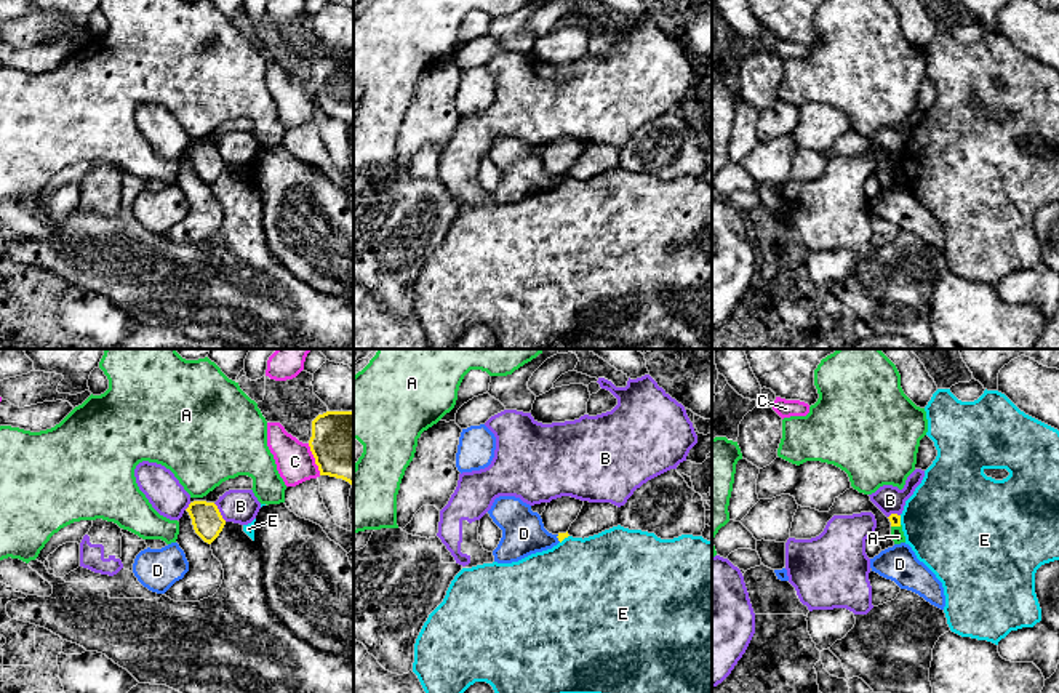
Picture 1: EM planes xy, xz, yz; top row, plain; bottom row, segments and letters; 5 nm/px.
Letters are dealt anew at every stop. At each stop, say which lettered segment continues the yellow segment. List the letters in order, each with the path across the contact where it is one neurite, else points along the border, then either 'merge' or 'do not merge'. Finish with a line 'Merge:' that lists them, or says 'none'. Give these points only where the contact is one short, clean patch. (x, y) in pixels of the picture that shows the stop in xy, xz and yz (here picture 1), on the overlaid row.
A: border along yz (901, 525), (891, 527); do not merge
B: do not merge
C: do not merge
D: border along xz (557, 535), (560, 541); do not merge
E: do not merge
Merge: none

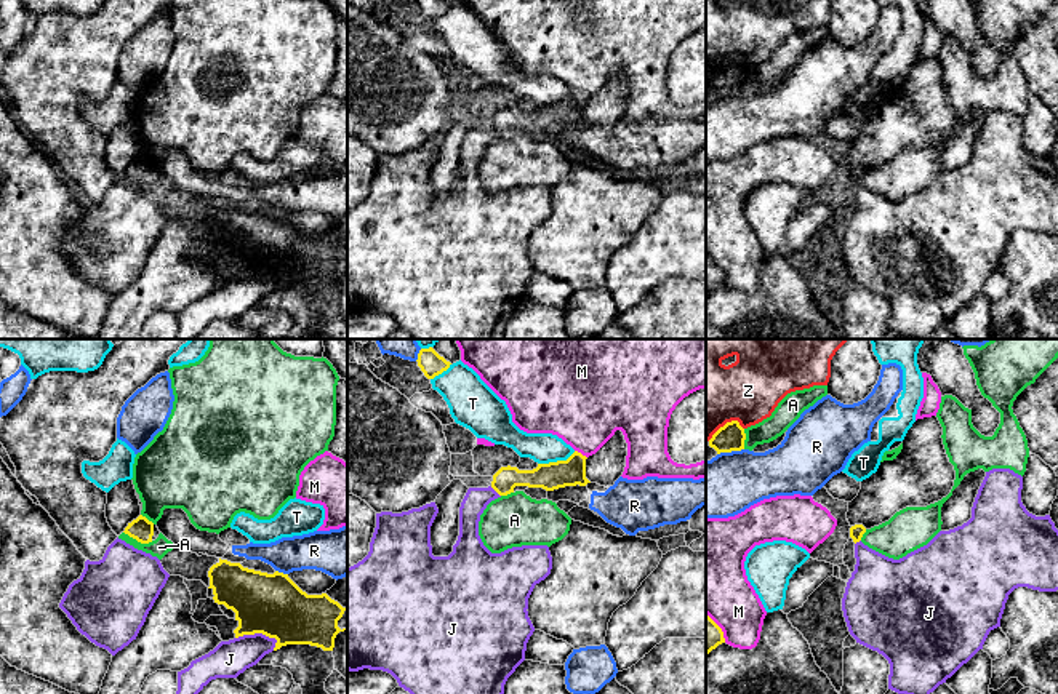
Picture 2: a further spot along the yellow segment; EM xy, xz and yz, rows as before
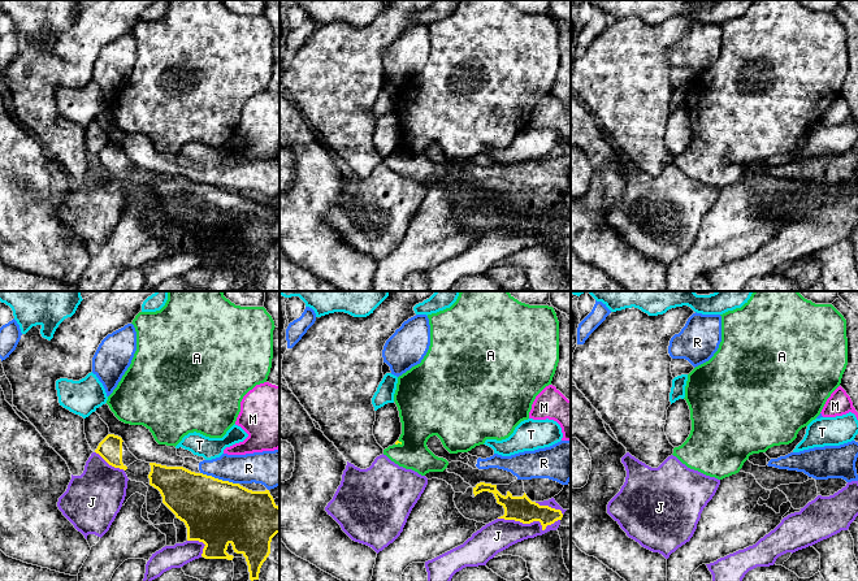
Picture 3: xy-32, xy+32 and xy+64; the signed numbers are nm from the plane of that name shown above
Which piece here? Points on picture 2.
A: do not merge
J: do not merge
M: do not merge
R: do not merge
T: do not merge
Z: do not merge
Merge: none

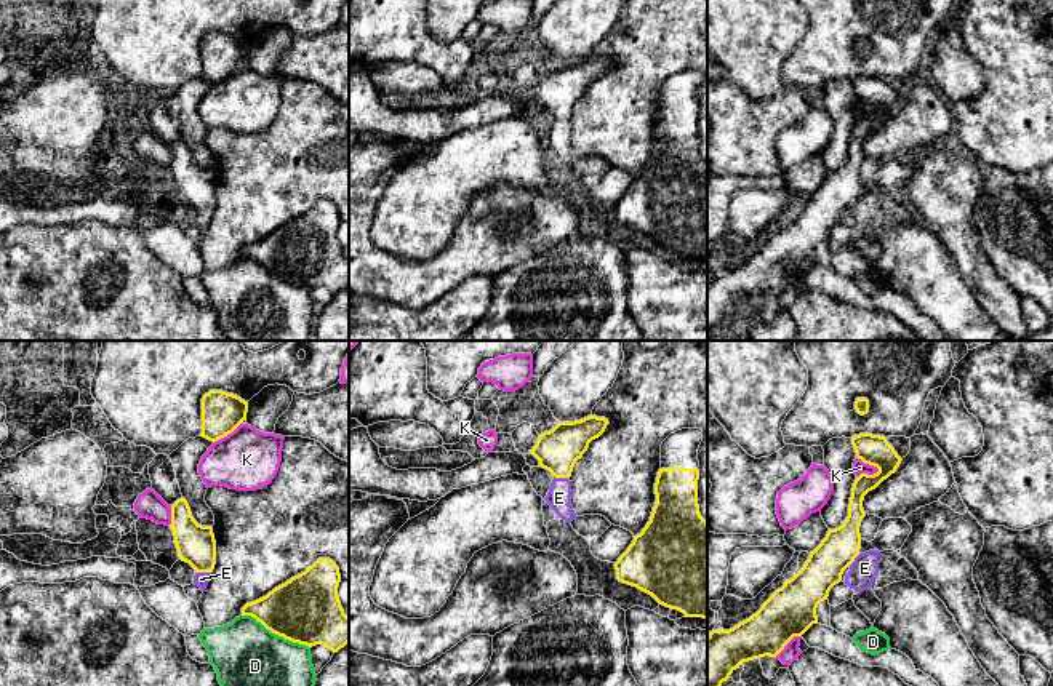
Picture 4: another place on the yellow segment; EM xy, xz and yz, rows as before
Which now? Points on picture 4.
D: do not merge
E: runs through xy (196, 544), (204, 562), (204, 571), (200, 579); merge
K: do not merge
Merge: E

